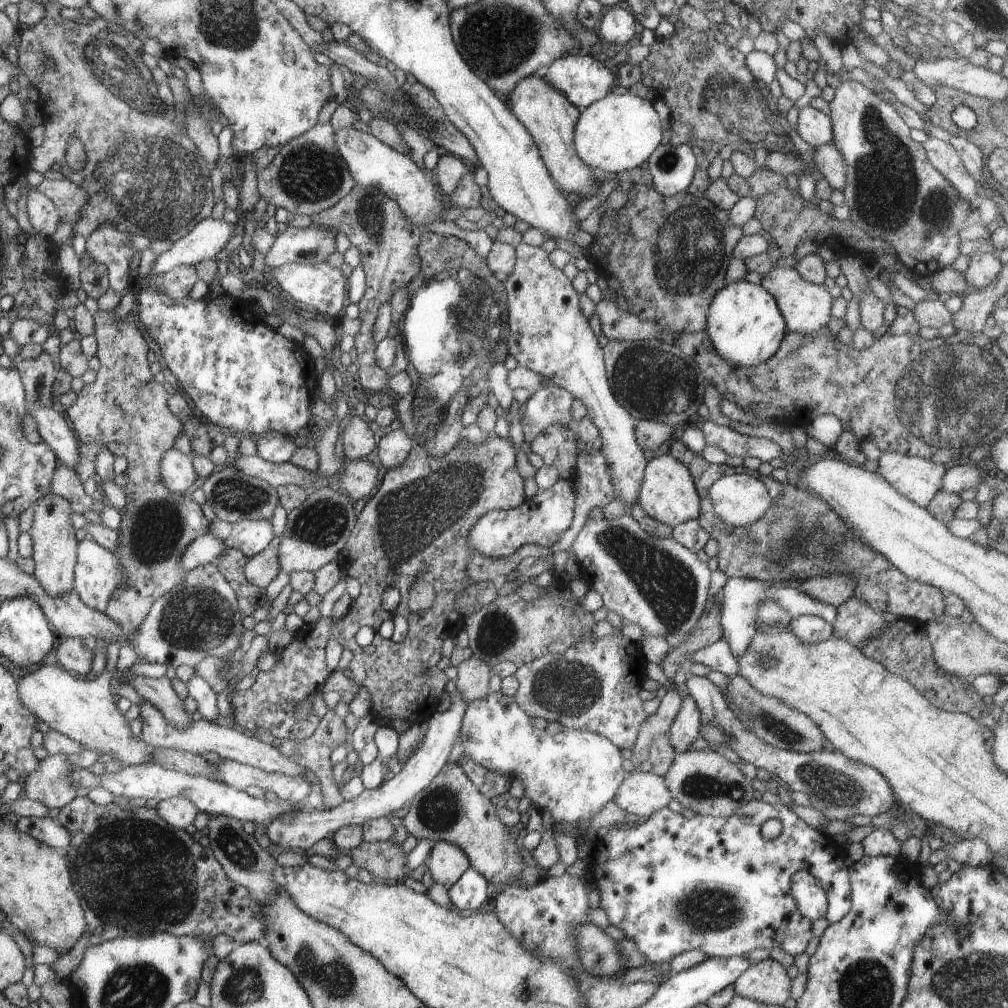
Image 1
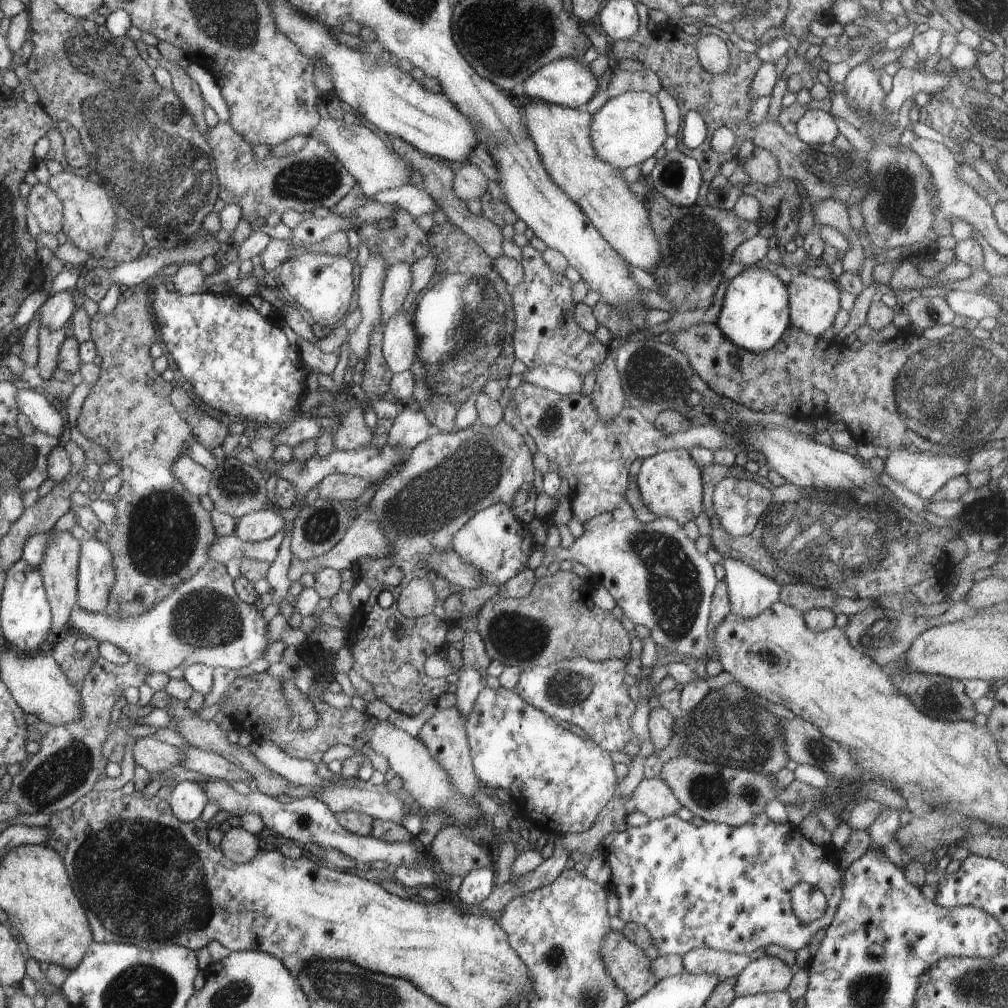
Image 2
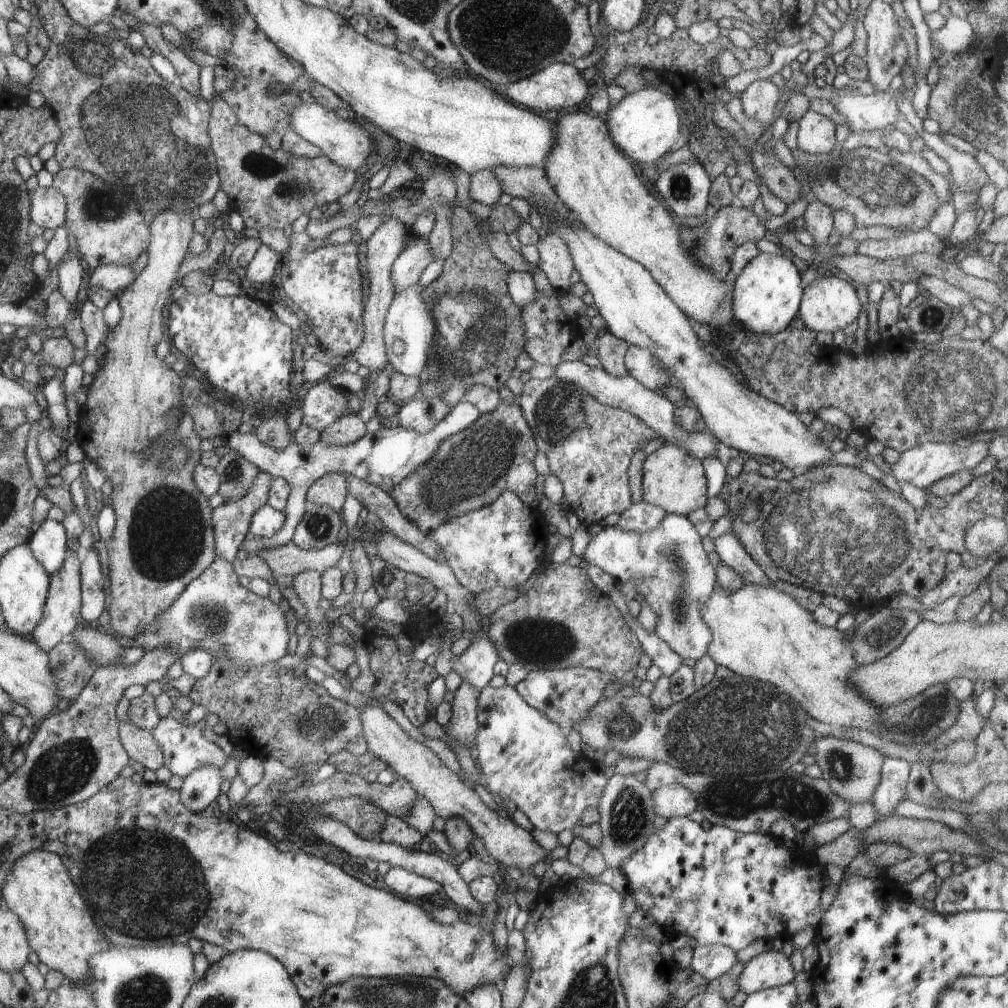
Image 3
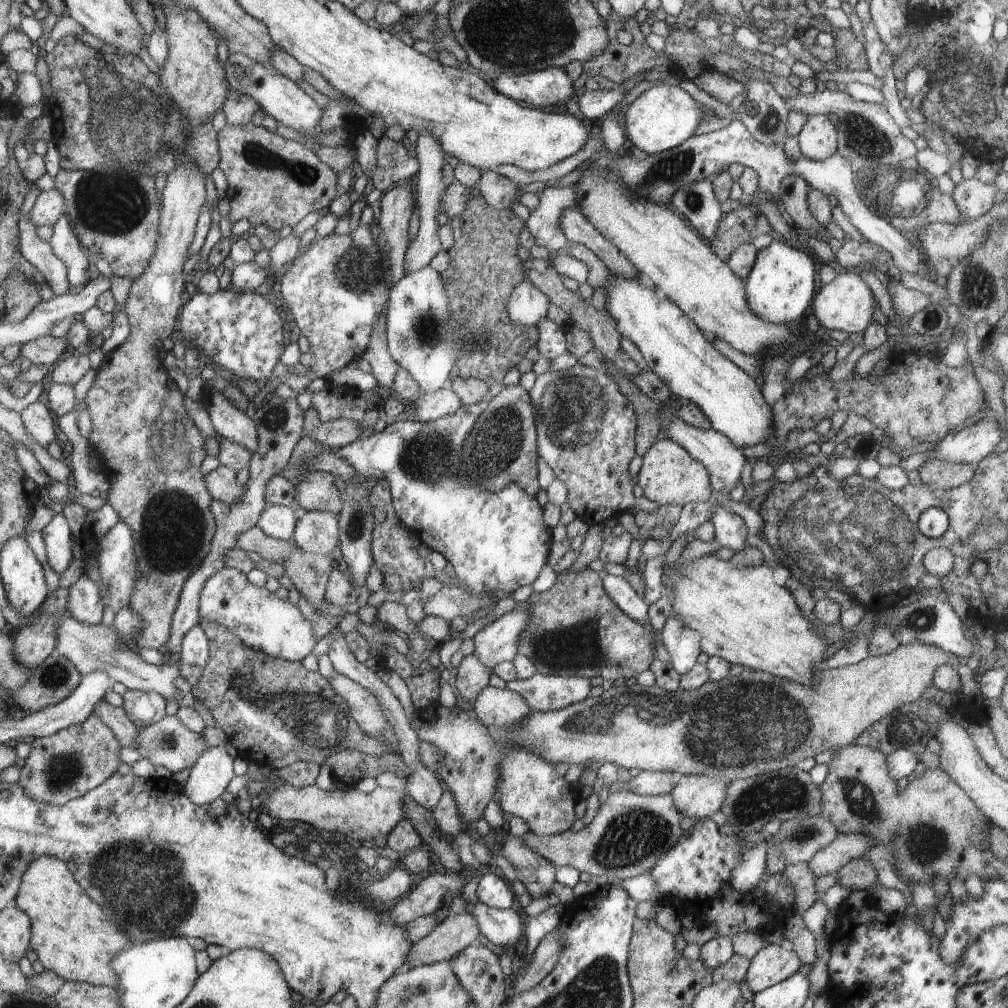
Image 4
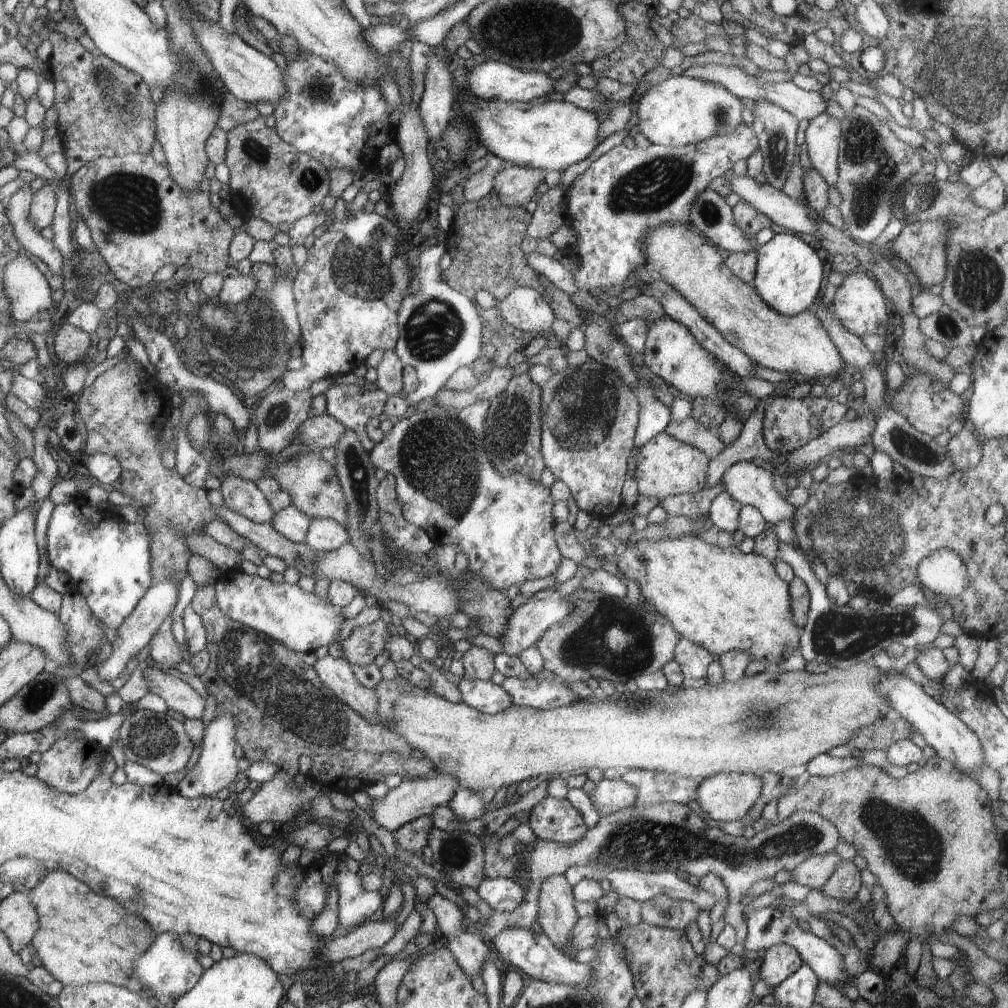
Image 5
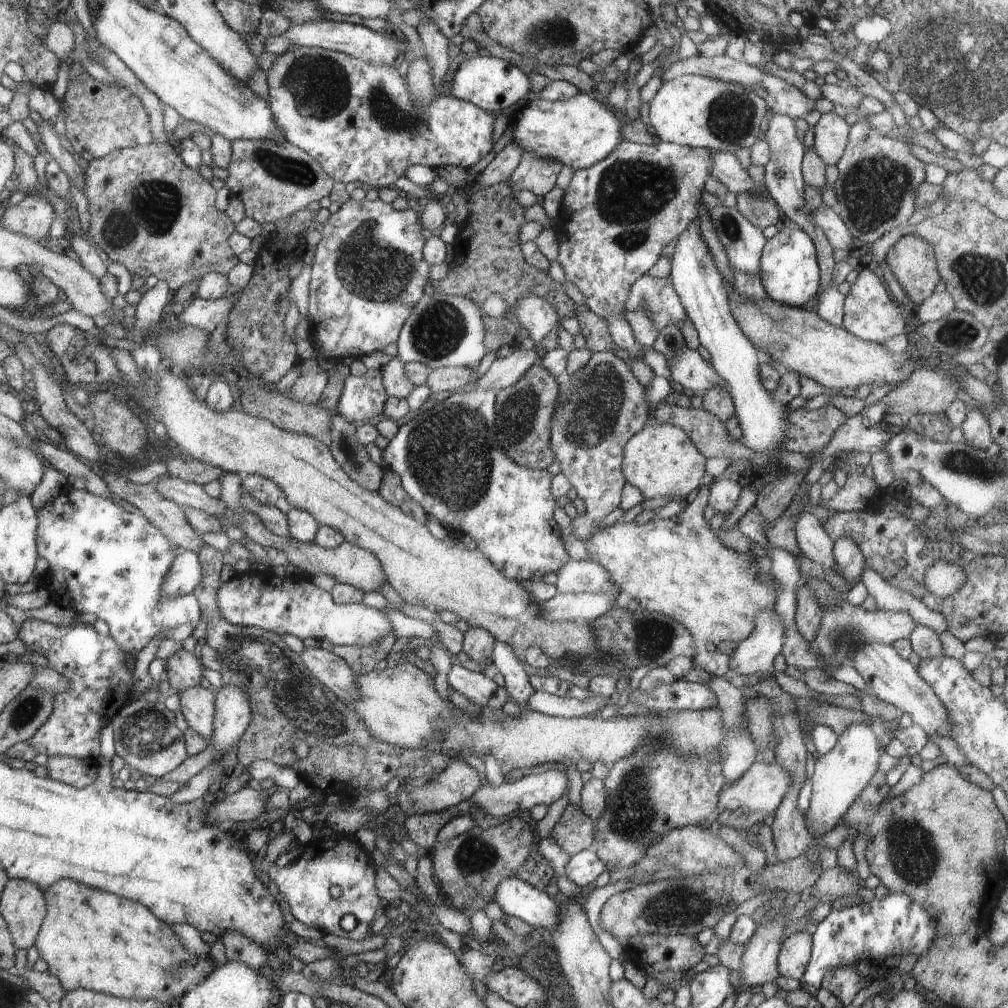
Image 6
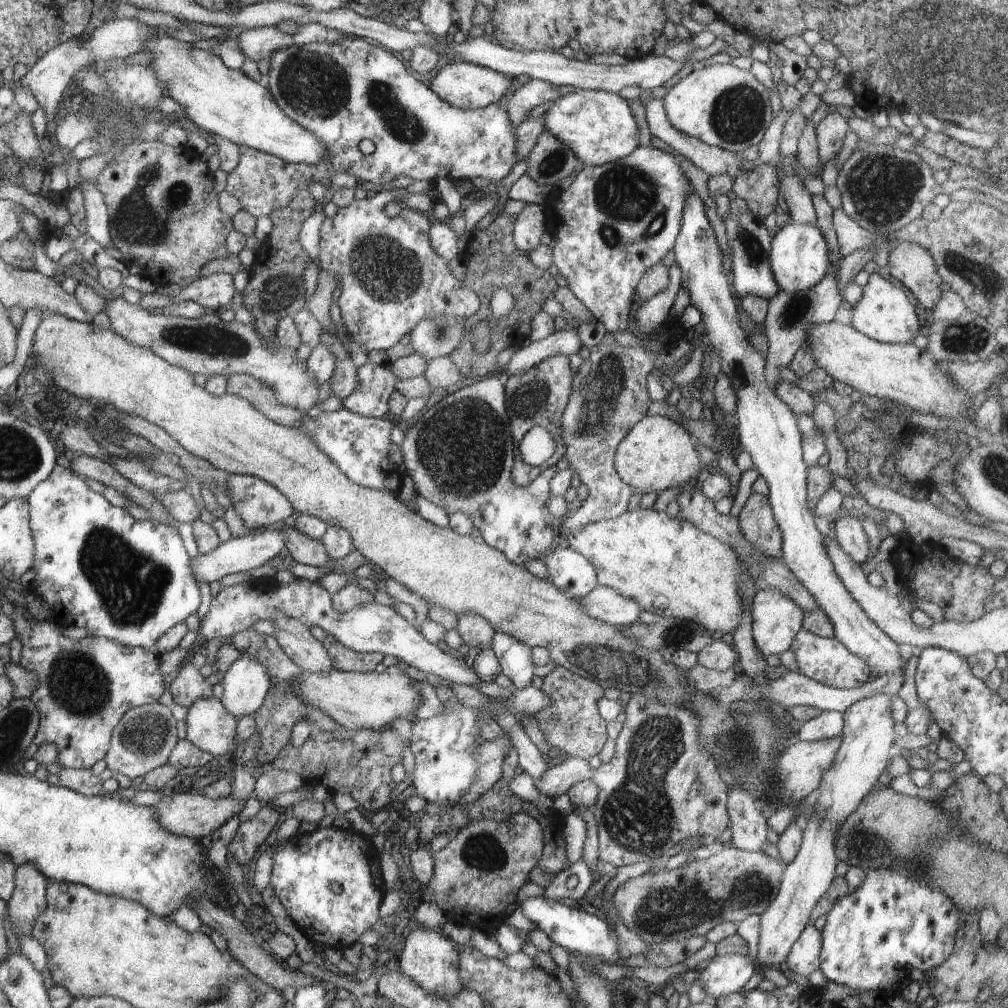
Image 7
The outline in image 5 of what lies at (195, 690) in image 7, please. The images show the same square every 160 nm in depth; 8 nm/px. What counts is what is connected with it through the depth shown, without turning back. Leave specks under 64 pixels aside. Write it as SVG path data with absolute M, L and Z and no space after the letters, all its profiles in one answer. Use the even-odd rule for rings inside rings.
M171 614L161 622L156 634L153 634L147 644L149 661L157 664L162 669L187 660L187 652L180 651L180 646L174 639L170 628L172 628Z

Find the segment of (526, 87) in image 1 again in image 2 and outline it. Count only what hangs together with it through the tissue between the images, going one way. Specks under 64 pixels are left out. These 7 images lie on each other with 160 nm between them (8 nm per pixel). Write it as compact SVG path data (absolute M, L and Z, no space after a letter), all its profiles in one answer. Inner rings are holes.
M531 101L521 109L526 125L544 170L552 182L586 214L588 220L598 229L602 238L631 266L646 272L654 270L660 260L660 242L654 228L650 226L650 214L644 201L630 189L620 168L598 158L592 148L590 126L592 114L569 107Z

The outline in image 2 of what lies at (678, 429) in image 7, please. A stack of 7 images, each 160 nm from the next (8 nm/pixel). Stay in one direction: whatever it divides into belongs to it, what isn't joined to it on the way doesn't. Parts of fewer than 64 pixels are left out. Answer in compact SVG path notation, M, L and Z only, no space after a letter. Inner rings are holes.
M668 450L645 458L637 480L644 506L657 517L670 516L678 524L685 525L703 511L702 472L688 450Z

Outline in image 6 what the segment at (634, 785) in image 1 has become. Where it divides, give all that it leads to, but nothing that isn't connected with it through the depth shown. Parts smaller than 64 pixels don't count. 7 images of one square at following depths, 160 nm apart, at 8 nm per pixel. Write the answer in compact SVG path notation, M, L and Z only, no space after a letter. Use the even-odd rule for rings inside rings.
M761 759L732 784L726 783L719 794L716 825L729 826L744 833L747 828L760 822L768 812L775 812L785 792L790 788L791 776L776 762L764 764Z

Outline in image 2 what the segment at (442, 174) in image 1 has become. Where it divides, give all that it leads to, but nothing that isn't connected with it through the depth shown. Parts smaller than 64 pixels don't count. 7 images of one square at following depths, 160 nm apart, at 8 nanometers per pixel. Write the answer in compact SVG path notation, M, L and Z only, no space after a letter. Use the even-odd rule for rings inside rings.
M470 162L462 163L462 166L454 171L453 175L453 193L463 201L470 200L470 198L481 198L487 191L489 179Z

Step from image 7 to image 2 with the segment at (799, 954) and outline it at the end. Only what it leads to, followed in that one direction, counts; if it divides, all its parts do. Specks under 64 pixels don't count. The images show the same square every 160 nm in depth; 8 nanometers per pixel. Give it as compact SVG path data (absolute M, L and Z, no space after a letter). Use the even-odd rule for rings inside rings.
M765 955L750 961L736 977L735 991L738 997L786 991L792 980L790 967L779 958Z

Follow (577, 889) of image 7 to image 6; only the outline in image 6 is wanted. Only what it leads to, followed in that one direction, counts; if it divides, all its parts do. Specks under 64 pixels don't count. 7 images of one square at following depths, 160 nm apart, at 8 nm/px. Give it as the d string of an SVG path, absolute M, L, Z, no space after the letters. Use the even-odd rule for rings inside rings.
M593 847L571 856L565 867L566 876L580 888L591 885L604 870L607 870L606 864Z

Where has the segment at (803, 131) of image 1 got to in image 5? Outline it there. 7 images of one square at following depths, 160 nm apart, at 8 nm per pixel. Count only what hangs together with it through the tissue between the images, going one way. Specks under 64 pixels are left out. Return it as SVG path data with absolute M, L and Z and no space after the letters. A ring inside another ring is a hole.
M821 111L809 120L805 132L806 152L812 168L816 169L830 188L837 186L838 155L842 136L842 121Z

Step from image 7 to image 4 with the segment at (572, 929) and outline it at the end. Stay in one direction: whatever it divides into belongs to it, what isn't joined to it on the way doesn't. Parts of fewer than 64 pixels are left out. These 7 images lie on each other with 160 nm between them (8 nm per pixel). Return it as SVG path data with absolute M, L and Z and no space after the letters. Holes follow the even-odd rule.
M489 868L478 882L478 900L495 909L509 909L514 904L514 893L510 882L500 872Z

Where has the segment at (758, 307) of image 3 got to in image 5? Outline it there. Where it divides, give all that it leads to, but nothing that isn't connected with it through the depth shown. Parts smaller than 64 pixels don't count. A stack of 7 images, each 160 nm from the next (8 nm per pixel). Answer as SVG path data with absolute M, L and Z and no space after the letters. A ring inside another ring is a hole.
M778 233L757 249L757 267L753 280L754 290L772 310L793 317L814 304L822 280L824 268L816 253L817 246L803 236Z

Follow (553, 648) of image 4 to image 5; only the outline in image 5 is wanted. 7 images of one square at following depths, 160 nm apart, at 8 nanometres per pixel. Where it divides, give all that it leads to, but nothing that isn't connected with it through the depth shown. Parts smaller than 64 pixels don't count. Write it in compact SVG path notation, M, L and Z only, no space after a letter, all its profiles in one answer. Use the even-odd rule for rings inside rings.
M576 589L569 595L569 600L573 605L570 614L551 624L534 644L543 656L543 667L566 682L586 682L589 678L600 678L612 683L625 683L639 675L660 671L667 662L673 660L674 647L682 637L666 617L647 612L639 602L624 602L622 599L590 589Z

